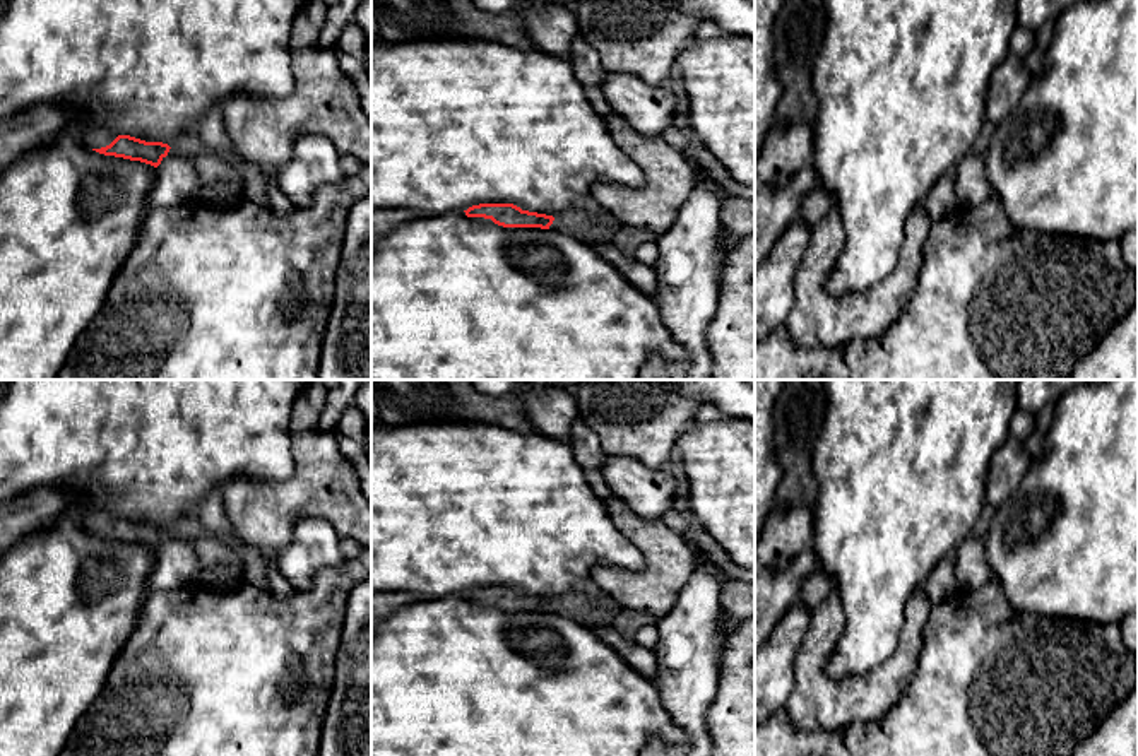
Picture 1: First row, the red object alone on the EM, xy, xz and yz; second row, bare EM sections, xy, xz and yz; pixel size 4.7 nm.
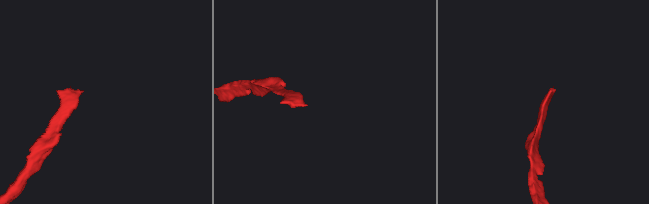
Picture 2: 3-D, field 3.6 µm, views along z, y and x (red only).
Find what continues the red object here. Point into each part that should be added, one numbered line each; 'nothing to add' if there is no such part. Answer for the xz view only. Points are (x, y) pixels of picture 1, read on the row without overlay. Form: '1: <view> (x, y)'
1: xz (575, 606)

